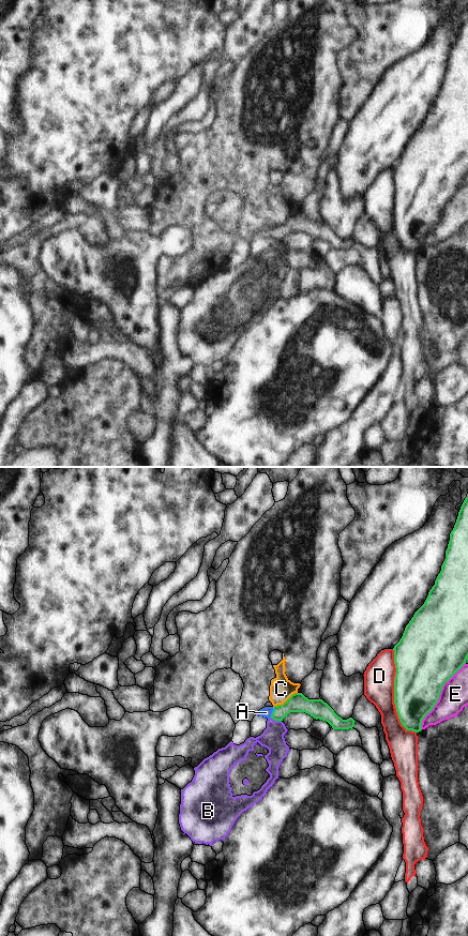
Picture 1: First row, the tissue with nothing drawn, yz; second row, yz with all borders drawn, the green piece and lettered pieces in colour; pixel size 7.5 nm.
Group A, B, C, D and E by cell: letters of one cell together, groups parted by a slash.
A / B / C E / D

